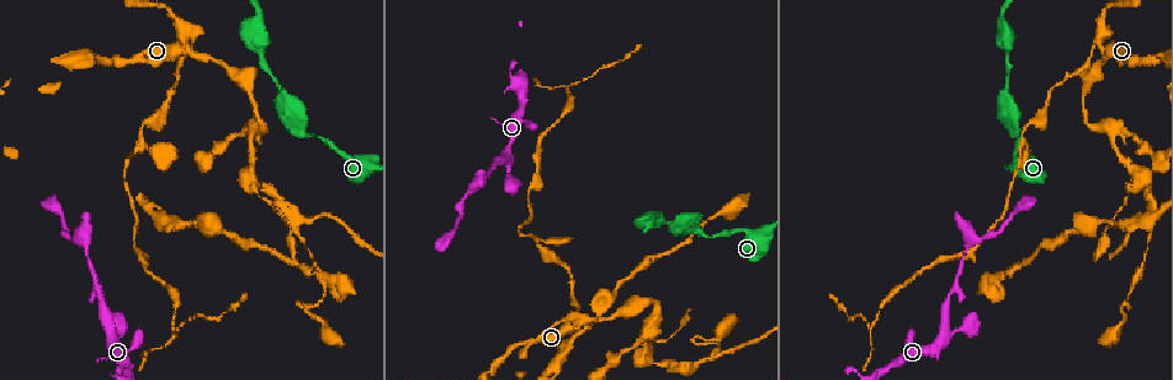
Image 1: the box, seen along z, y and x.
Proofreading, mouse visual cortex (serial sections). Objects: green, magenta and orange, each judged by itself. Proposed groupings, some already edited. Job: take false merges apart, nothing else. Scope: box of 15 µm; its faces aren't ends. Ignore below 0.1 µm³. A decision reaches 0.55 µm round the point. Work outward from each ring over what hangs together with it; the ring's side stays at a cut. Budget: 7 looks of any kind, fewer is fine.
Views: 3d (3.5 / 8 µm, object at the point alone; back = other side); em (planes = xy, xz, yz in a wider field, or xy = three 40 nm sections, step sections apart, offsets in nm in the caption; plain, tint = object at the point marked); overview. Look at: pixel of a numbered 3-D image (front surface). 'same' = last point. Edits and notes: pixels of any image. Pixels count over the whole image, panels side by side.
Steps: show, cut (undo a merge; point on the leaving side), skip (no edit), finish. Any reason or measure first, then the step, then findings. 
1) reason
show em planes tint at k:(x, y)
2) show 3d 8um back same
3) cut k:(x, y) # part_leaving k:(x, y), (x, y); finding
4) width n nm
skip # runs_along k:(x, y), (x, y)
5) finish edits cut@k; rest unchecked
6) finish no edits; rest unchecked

four-way junction
show 3d 3.5um at 1:(189, 49)

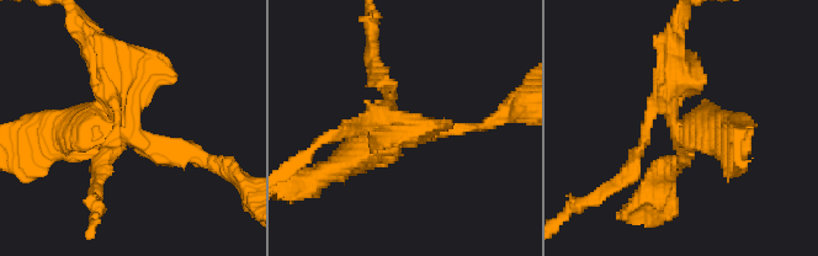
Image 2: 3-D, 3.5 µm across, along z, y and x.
arms 4; arm_widths 150, 200, 350, 400 nm; now the EM
show em xy step 5 tint at 2:(123, 126)

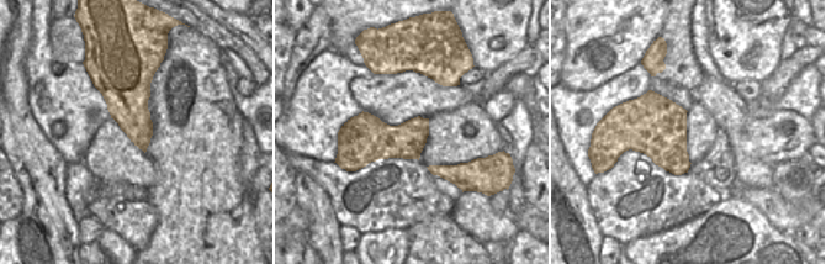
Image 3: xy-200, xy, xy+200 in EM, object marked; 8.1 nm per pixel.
show em xy step 3 tint same

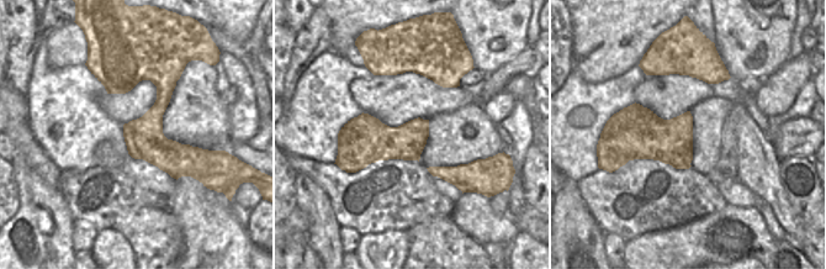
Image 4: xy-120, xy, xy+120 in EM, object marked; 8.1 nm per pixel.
skip # runs_along 4:(128, 69), (162, 85), (155, 143), (183, 173); one cell here

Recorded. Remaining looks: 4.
arms part here
show 3d 3.5um at 1:(1024, 145)

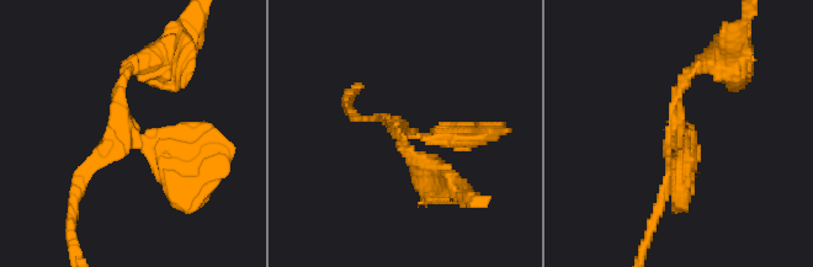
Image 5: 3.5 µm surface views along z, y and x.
now the EM
show em xy step 2 tint at 5:(676, 133)

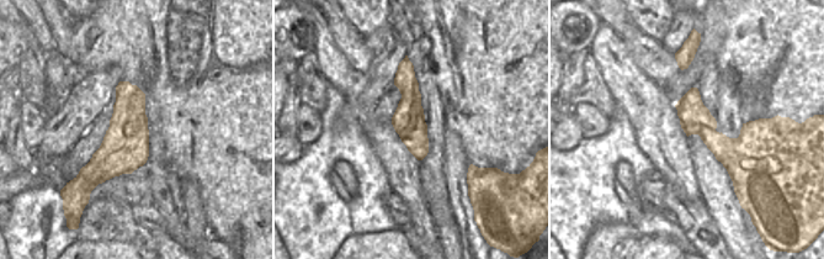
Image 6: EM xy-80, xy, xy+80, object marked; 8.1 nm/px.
show em xy step 3 tint same

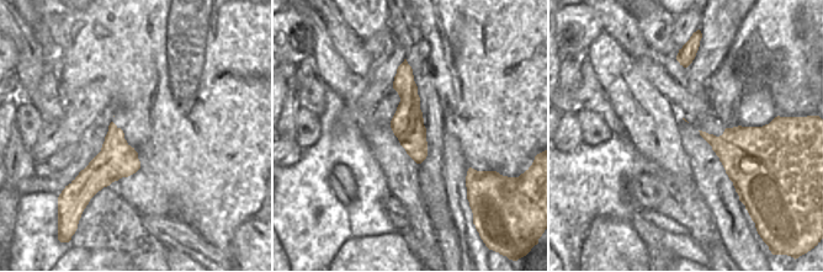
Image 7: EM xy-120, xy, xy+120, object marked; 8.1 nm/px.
width 260 nm
skip # runs_along 7:(401, 70), (419, 159); continuous, no second cell

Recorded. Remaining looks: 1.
finish no edits; rest unchecked

